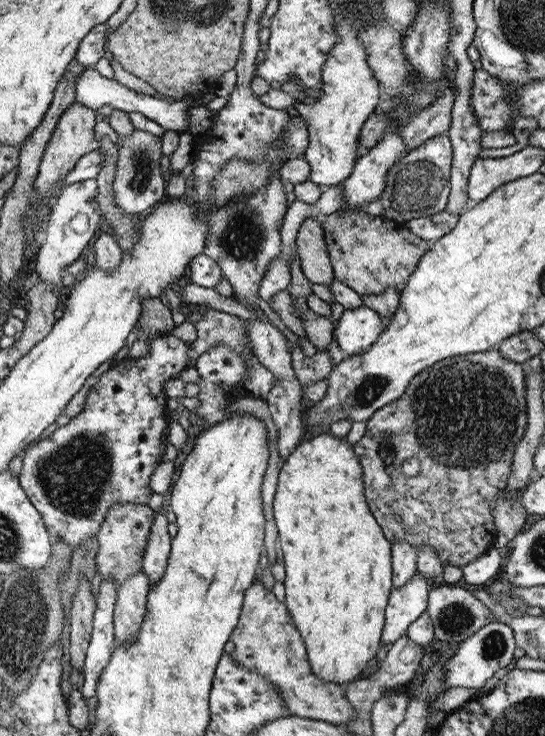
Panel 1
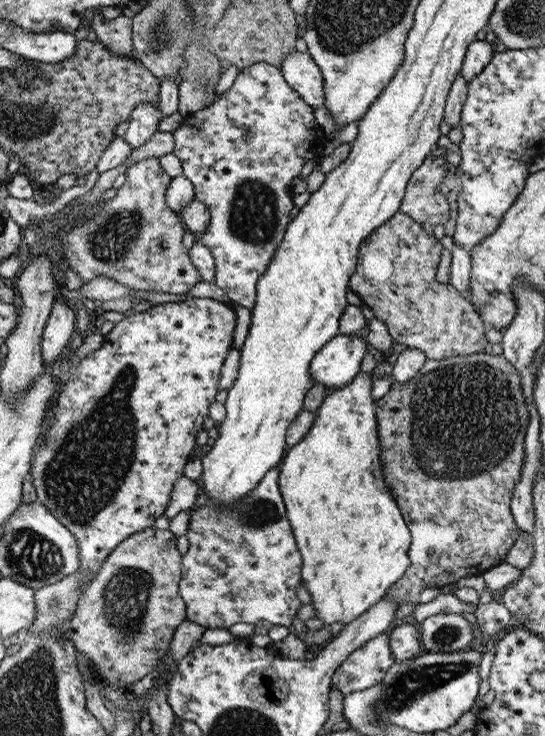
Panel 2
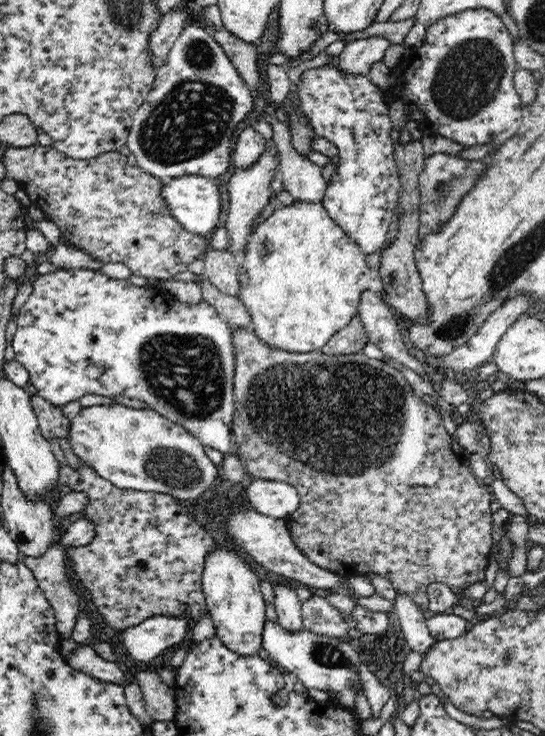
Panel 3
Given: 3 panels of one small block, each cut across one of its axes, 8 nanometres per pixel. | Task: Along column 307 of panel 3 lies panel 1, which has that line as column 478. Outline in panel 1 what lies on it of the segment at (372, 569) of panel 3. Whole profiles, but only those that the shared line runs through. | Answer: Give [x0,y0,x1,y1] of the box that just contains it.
[351,348,526,567]

